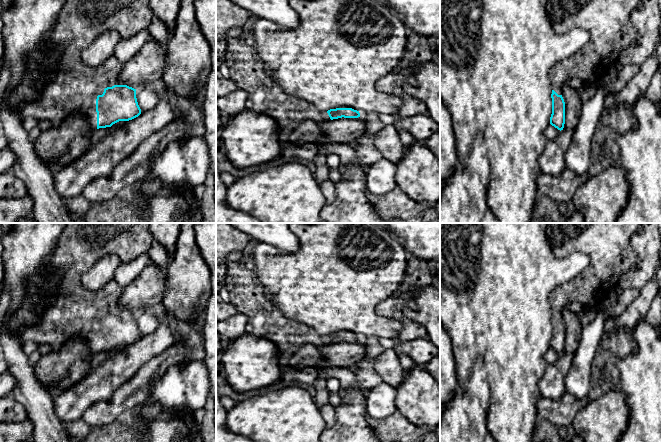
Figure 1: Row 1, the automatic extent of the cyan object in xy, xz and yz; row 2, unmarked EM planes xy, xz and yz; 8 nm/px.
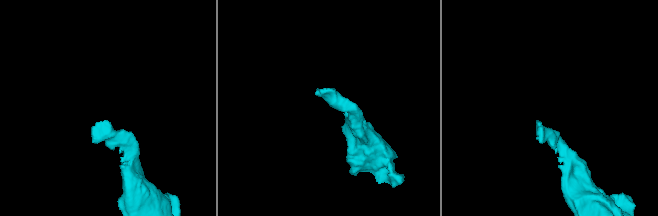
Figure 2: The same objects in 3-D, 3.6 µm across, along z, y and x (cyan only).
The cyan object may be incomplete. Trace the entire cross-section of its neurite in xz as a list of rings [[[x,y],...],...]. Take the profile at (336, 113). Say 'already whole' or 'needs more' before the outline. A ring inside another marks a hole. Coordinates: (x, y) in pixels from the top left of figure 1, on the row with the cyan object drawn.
needs more | [[[228,38],[225,61],[230,69],[230,79],[250,96],[246,109],[274,119],[281,142],[287,142],[293,130],[307,120],[320,123],[342,117],[360,117],[359,111],[352,108],[320,111],[315,105],[284,92],[264,71],[245,38]]]

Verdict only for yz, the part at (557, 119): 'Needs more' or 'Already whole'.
Needs more

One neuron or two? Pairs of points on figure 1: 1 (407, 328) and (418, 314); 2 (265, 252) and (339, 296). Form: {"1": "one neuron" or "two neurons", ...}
{"1": "two neurons", "2": "one neuron"}

